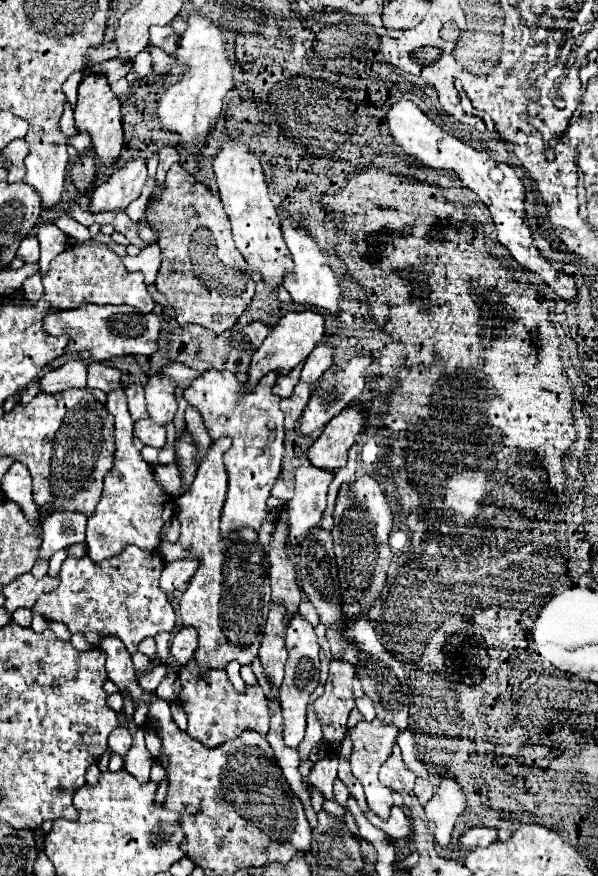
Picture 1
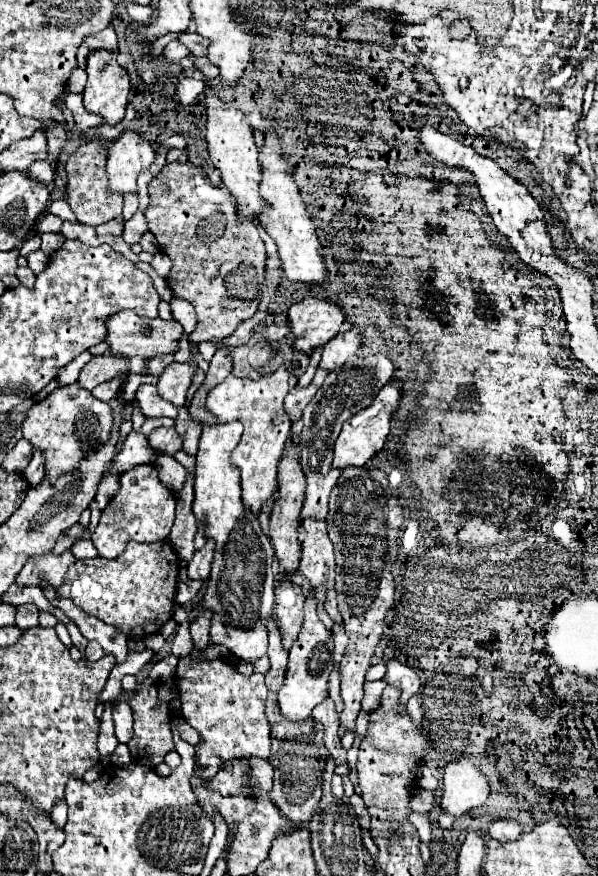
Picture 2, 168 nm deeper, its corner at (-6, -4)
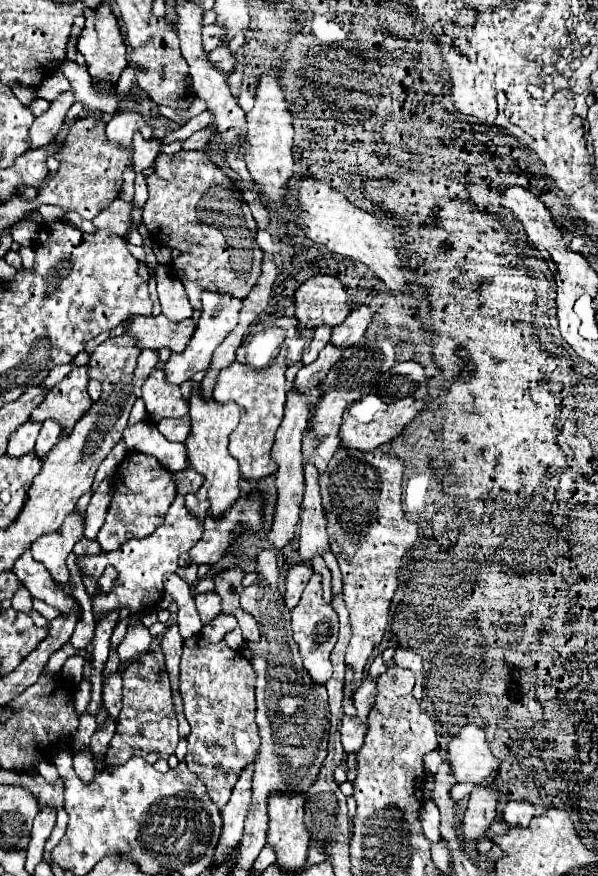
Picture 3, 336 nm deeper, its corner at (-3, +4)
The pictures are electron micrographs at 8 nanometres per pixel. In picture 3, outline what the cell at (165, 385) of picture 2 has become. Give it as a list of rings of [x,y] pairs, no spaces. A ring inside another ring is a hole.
[[[204,292],[202,296],[202,316],[200,316],[200,322],[198,322],[198,328],[188,344],[188,348],[180,354],[172,352],[168,362],[164,364],[164,374],[166,374],[166,380],[170,384],[182,384],[186,380],[190,380],[196,372],[200,370],[206,370],[210,360],[212,360],[212,352],[214,348],[236,328],[238,324],[238,312],[242,308],[242,302],[232,298],[232,296],[220,296],[218,292]]]

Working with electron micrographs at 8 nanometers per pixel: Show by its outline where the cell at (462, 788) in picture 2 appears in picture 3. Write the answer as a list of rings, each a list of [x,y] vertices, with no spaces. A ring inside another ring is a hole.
[[[468,724],[462,728],[460,734],[454,736],[454,740],[448,744],[446,760],[454,772],[456,782],[476,782],[476,784],[488,784],[490,776],[496,772],[496,758],[492,756],[484,732],[476,724]]]

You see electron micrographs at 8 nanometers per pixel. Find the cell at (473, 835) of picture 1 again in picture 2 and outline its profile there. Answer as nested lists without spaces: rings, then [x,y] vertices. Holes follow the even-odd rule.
[[[511,818],[498,819],[491,826],[491,836],[499,842],[509,842],[517,840],[521,834],[521,824]]]

